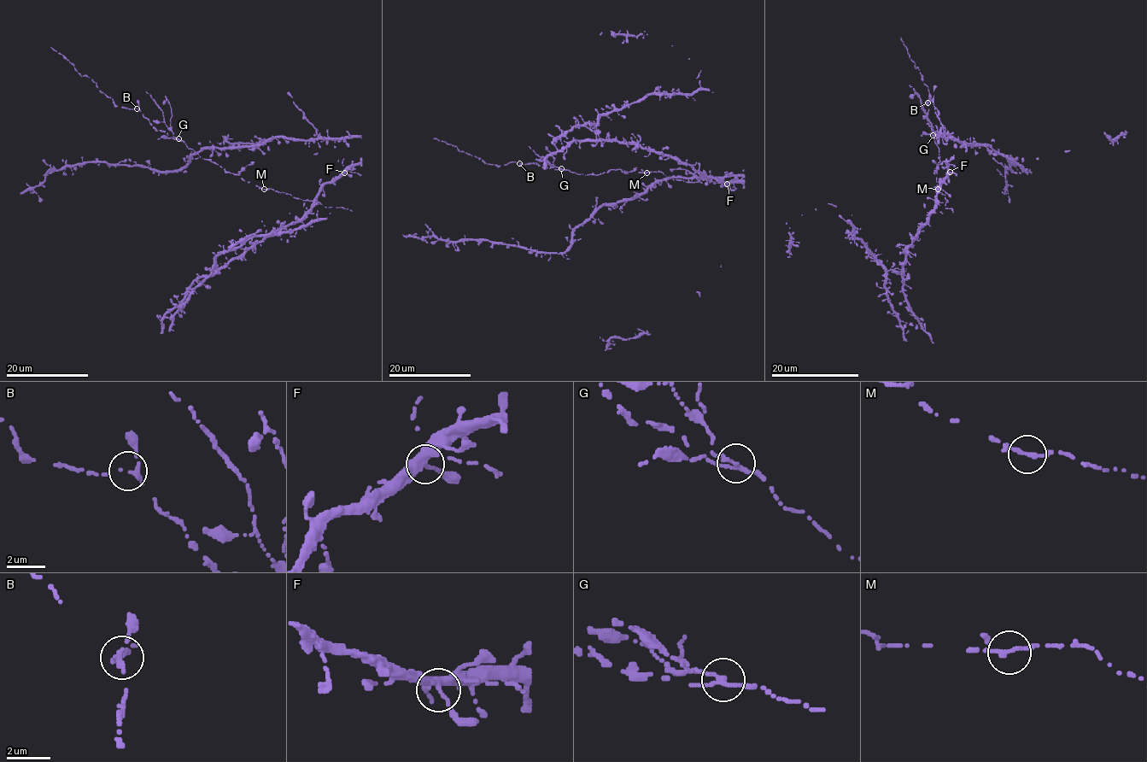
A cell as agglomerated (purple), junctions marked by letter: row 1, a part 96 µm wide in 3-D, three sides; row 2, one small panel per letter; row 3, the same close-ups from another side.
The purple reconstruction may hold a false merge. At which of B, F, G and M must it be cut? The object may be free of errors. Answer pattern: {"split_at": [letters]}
{"split_at": ["G"]}

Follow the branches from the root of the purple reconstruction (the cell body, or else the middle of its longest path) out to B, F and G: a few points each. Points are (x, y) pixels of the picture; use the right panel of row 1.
B: (941, 184), (936, 197), (945, 202), (945, 196), (936, 192), (933, 172), (939, 156), (927, 123), (927, 102)
F: (941, 184), (950, 172)
G: (941, 184), (936, 197), (945, 202), (945, 196), (936, 192), (936, 172), (933, 172), (939, 156), (933, 136)

